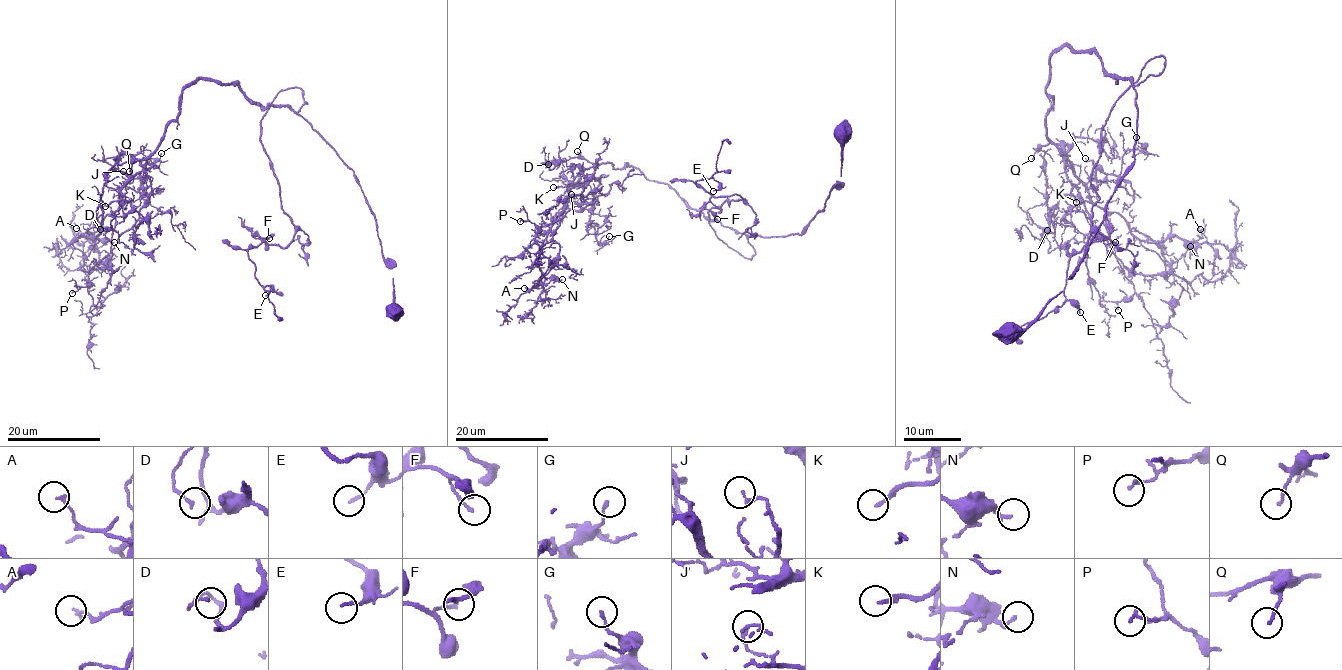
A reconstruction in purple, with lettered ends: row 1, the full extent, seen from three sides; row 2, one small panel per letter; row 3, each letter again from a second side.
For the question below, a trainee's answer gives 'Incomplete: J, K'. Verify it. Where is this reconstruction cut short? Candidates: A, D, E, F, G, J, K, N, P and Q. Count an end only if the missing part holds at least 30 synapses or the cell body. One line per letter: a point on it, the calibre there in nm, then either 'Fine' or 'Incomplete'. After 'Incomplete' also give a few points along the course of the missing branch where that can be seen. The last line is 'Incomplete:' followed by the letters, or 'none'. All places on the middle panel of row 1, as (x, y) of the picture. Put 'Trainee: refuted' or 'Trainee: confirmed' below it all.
A: Place: (524, 288). Thickness 130 nm. Fine
D: Place: (548, 164). Thickness 140 nm. Fine
E: Place: (713, 191). Thickness 140 nm. Fine
F: Place: (717, 219). Thickness 140 nm. Fine
G: Place: (609, 236). Thickness 130 nm. Fine
J: Place: (571, 194). Thickness 140 nm. Fine
K: Place: (553, 187). Thickness 180 nm. Incomplete. Course of what is missing: (553, 187), (538, 199), (527, 232), (507, 253), (492, 258), (487, 264), (489, 267)
N: Place: (562, 279). Thickness 200 nm. Incomplete. Course of what is missing: (562, 279), (559, 281), (578, 297), (577, 305), (564, 311), (577, 331)
P: Place: (520, 221). Thickness 150 nm. Fine
Q: Place: (577, 151). Thickness 130 nm. Fine
Incomplete: K, N
Trainee: refuted

